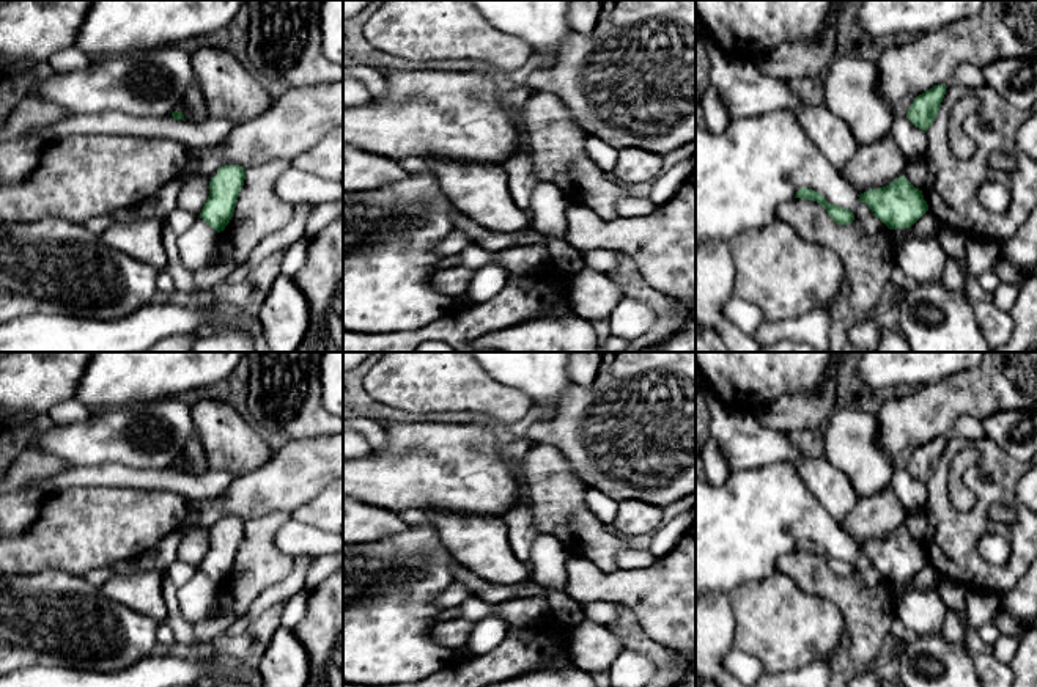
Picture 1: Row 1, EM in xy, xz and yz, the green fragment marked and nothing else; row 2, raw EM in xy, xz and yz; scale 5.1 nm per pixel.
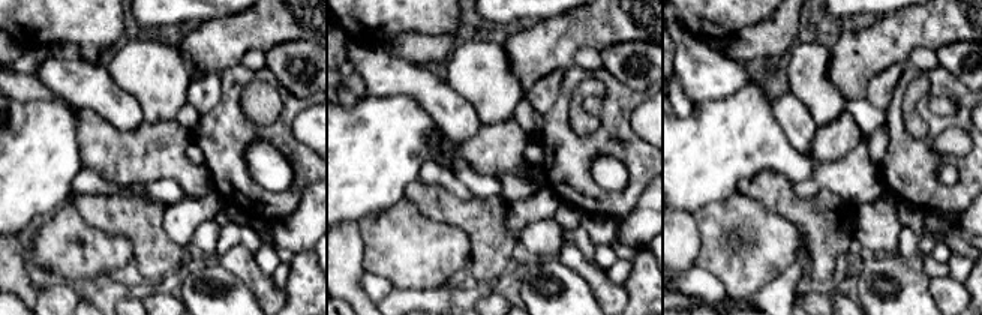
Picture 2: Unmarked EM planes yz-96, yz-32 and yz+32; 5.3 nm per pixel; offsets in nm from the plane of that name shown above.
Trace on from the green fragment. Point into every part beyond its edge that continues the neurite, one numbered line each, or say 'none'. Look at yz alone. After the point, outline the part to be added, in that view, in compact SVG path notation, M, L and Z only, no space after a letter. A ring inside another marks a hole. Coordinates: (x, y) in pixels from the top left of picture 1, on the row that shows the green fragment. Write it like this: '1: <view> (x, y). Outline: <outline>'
none

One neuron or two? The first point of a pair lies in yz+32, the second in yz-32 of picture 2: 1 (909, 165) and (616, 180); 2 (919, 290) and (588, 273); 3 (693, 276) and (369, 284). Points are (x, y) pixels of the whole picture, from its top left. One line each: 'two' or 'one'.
1: two
2: two
3: one

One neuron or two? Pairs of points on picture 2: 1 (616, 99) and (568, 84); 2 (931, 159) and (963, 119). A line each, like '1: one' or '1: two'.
1: one
2: one

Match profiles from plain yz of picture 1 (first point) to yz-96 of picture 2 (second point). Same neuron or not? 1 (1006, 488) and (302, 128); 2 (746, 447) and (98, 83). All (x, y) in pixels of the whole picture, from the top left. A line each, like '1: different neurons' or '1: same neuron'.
1: different neurons
2: same neuron

